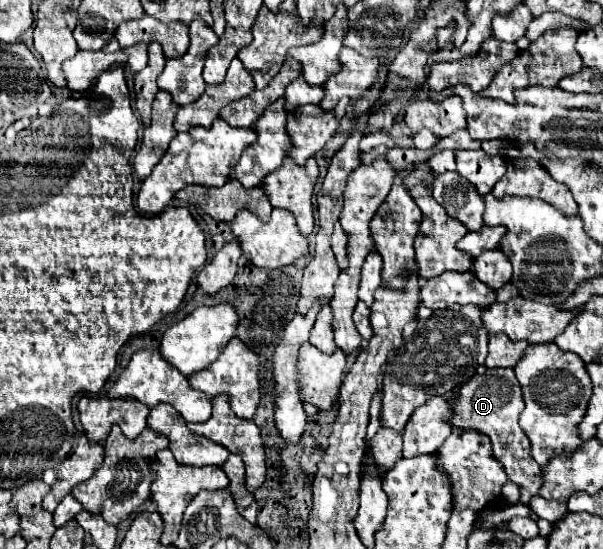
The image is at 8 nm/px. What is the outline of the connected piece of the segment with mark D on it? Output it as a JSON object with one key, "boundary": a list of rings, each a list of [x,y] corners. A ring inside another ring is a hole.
{"boundary":[[[511,367],[505,369],[481,369],[469,383],[465,383],[457,397],[451,401],[451,417],[447,423],[479,431],[489,437],[493,447],[493,457],[501,461],[509,481],[513,481],[521,491],[521,503],[529,503],[541,487],[541,467],[531,457],[531,443],[519,427],[519,415],[523,411],[521,387],[513,375]]]}

